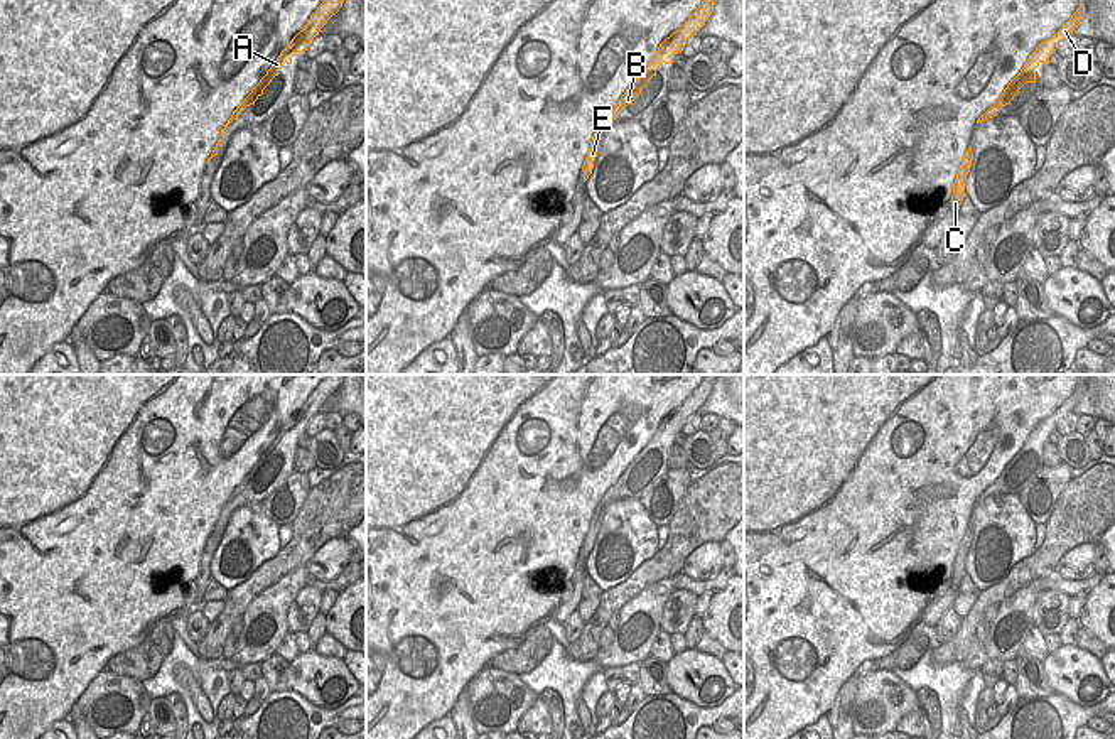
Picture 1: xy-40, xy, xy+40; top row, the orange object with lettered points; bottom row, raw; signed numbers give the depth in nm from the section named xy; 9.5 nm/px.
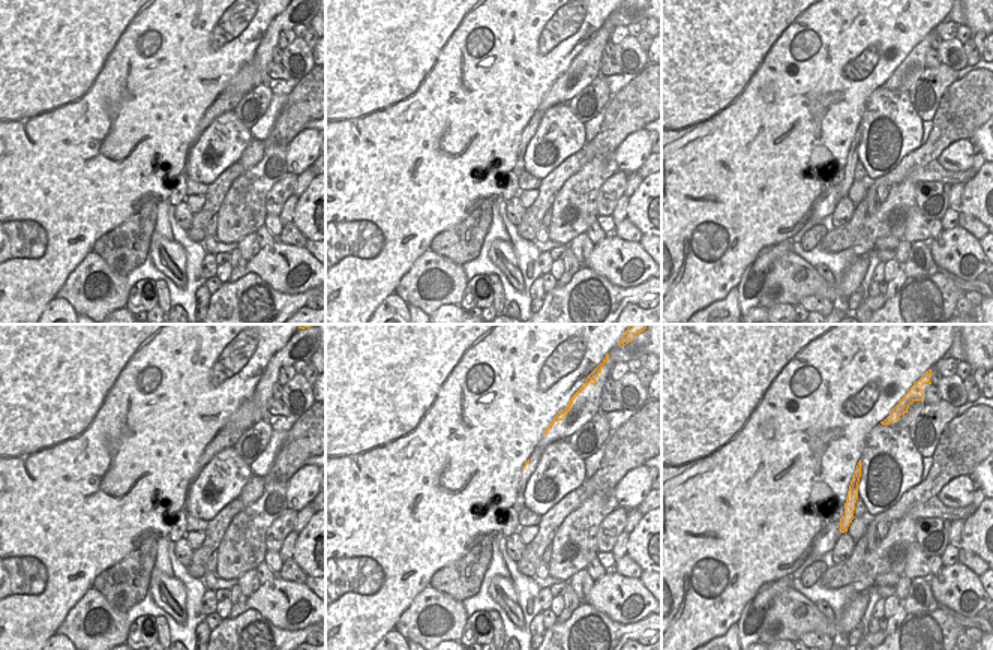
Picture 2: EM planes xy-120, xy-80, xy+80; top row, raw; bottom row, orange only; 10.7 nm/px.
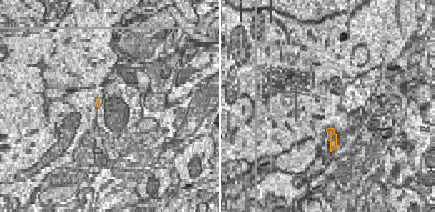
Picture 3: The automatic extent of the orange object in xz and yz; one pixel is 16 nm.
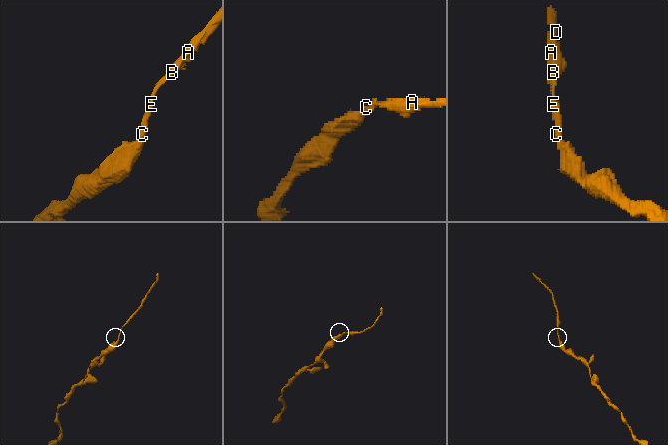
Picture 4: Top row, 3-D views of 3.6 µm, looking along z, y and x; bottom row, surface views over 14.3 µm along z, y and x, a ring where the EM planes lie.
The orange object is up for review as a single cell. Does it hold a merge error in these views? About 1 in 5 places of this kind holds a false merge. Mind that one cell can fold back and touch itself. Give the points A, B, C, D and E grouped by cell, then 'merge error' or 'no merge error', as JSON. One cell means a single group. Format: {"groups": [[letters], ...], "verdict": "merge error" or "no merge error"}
{"groups": [["A", "B", "C", "D", "E"]], "verdict": "no merge error"}

